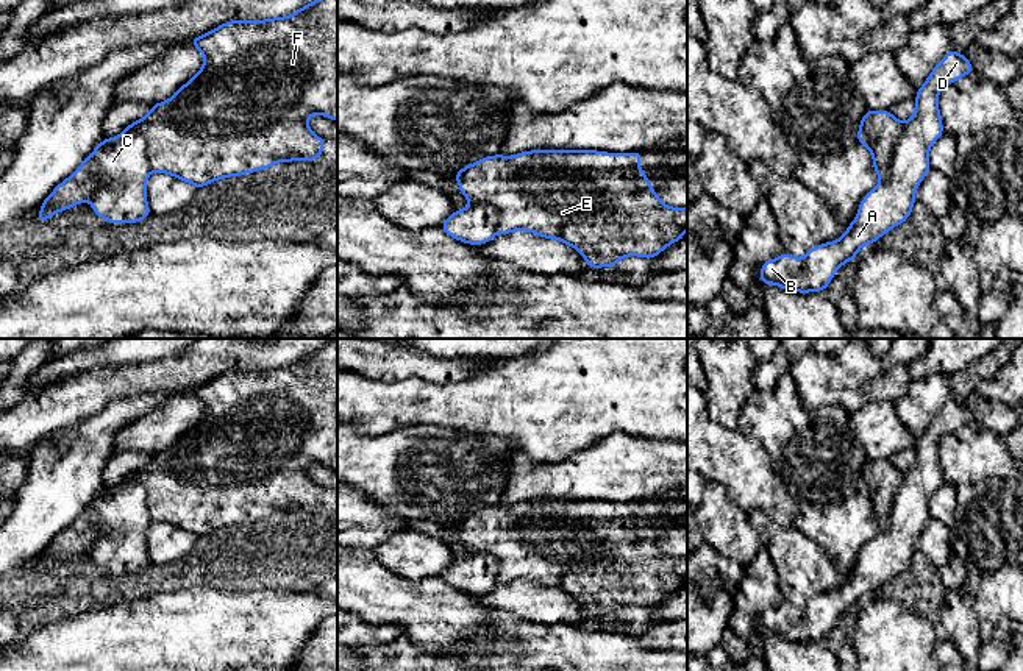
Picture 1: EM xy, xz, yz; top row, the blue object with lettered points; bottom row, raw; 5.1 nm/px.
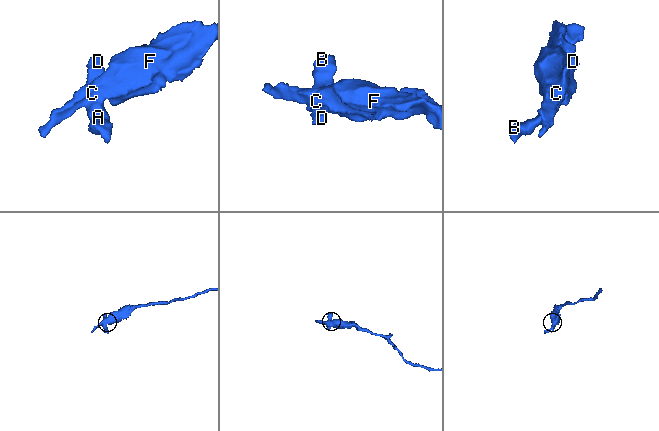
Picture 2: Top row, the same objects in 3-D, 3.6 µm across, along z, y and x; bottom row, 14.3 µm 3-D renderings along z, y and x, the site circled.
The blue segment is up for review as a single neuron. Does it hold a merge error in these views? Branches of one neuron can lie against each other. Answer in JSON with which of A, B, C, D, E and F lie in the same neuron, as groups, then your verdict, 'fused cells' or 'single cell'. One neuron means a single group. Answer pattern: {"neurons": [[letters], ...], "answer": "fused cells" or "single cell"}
{"neurons": [["A", "B", "C", "D"], ["E", "F"]], "answer": "fused cells"}

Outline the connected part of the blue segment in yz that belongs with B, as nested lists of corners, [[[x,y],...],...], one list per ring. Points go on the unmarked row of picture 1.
[[[950,399],[915,445],[915,460],[904,473],[892,507],[892,524],[861,551],[857,565],[845,584],[812,596],[804,607],[786,601],[761,616],[764,635],[775,634],[800,643],[823,641],[836,621],[856,610],[857,601],[875,593],[892,577],[904,573],[915,554],[915,540],[931,520],[929,498],[945,482],[939,460],[939,442],[973,421],[965,404]]]

